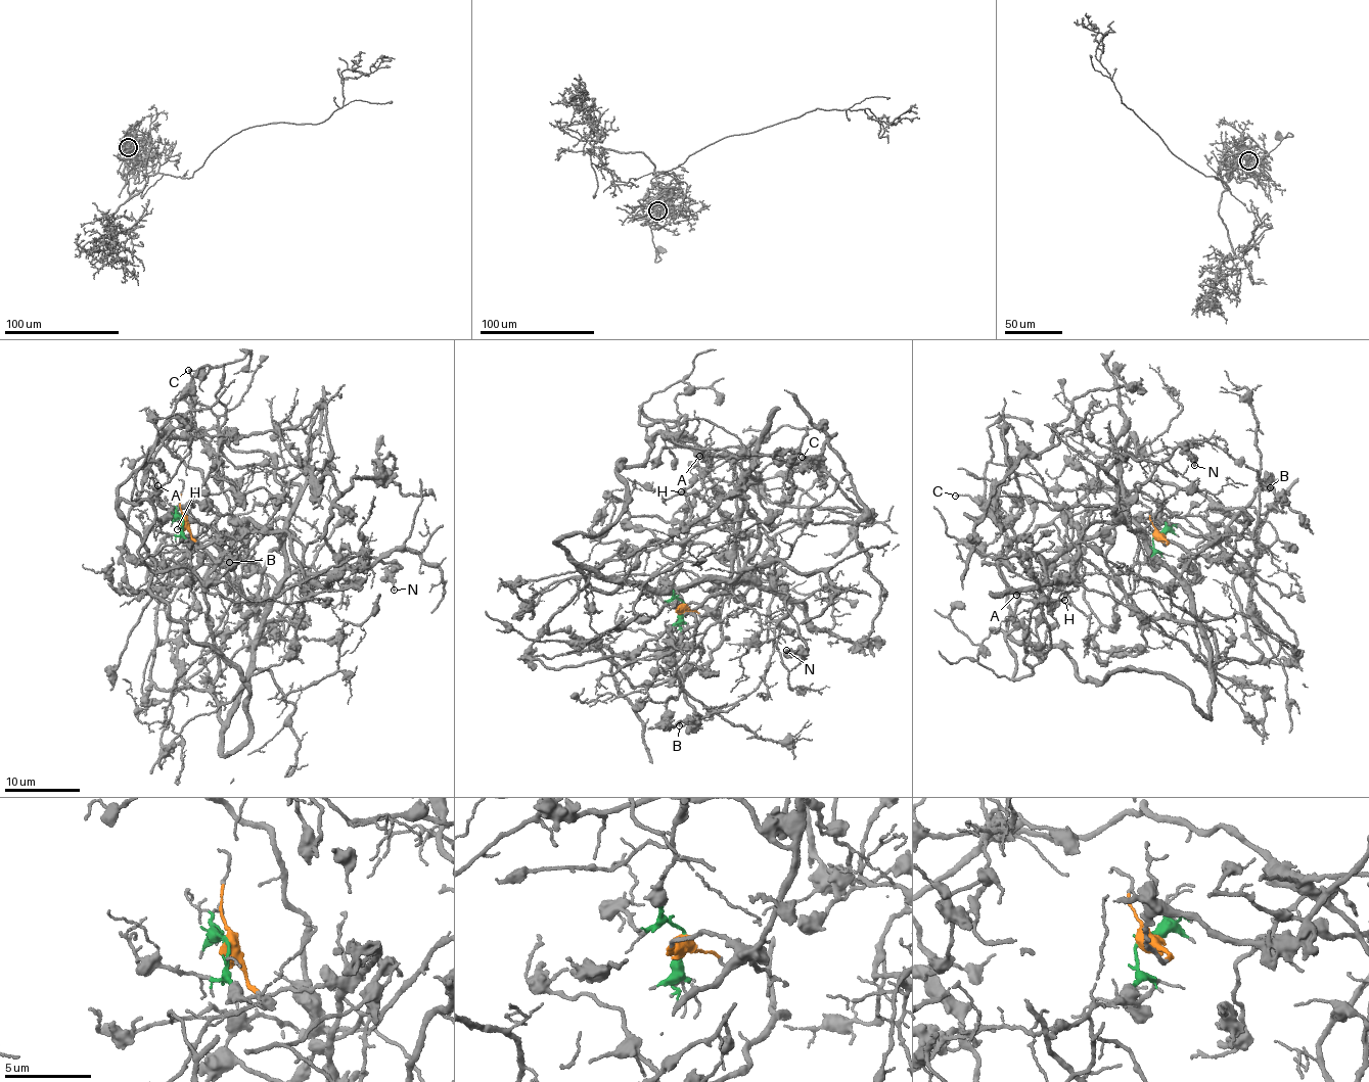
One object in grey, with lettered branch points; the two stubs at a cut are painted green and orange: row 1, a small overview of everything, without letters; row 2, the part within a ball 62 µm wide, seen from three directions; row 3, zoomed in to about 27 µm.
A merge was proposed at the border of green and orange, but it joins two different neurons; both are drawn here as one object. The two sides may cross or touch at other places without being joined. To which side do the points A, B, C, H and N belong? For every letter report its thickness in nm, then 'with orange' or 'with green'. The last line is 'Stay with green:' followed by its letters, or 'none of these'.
A: calibre 100 nm; with green
B: calibre 200 nm; with orange
C: calibre 170 nm; with green
H: calibre 110 nm; with green
N: calibre 200 nm; with orange
Stay with green: A, C, H

